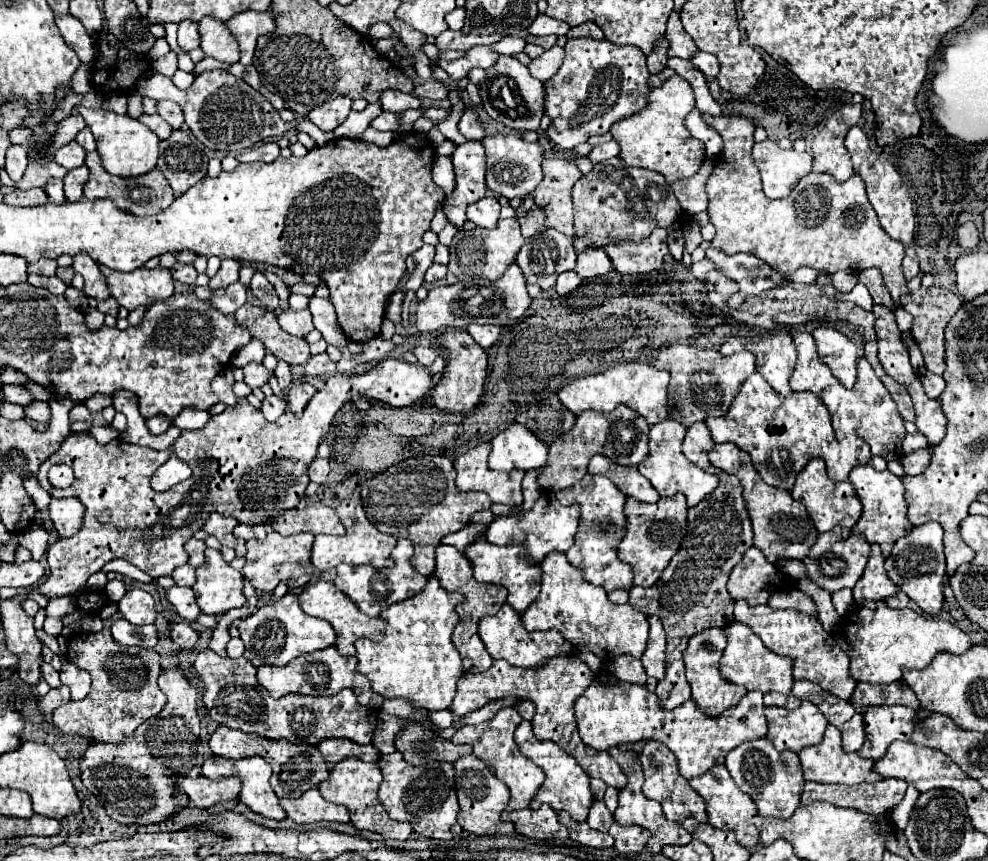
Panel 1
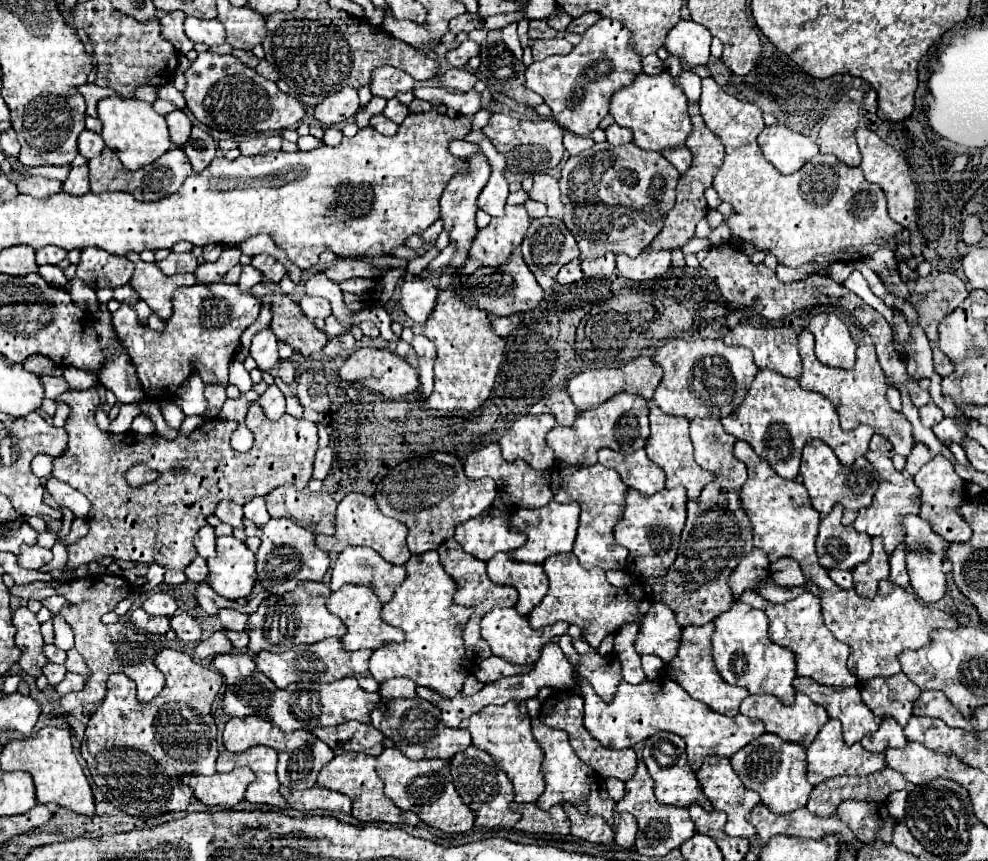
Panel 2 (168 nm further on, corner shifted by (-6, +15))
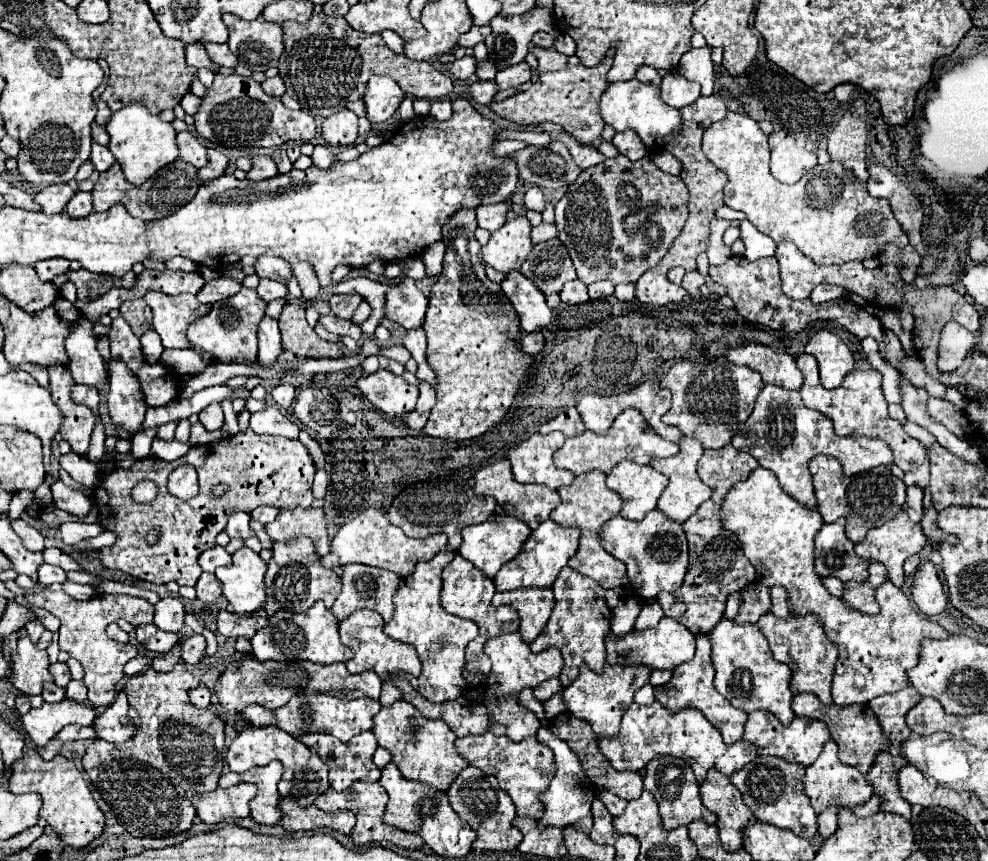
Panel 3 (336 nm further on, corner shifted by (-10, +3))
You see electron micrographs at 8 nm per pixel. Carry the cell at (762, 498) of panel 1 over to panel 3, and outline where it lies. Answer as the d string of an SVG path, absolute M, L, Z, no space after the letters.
M758 466L744 482L730 488L720 510L720 520L728 532L738 536L744 556L758 572L758 584L766 588L786 588L790 614L814 614L820 618L826 636L840 652L832 682L832 698L836 706L868 704L876 696L906 688L910 684L906 670L918 664L920 640L940 640L950 636L938 622L932 622L922 614L918 616L906 594L890 581L876 591L880 604L880 614L876 616L850 610L840 598L832 596L814 572L814 536L822 528L824 520L818 510L808 510L784 494L770 470Z

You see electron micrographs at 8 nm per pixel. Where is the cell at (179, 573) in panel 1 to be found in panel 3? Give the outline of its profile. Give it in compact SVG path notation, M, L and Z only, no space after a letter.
M202 572L198 584L196 584L196 592L198 592L198 600L202 602L214 602L222 596L222 584L216 580L214 574L210 572Z

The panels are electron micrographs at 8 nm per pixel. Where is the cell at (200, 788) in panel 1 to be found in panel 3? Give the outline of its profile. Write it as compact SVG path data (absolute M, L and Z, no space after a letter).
M236 784L230 788L216 788L208 794L196 794L188 792L188 798L192 800L198 818L206 824L218 824L226 818L246 818L250 814L248 802L256 794L254 784Z

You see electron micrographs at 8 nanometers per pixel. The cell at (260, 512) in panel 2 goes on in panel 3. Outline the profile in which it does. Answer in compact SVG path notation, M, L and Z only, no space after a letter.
M258 506L258 508L252 512L252 518L254 518L254 520L260 520L262 524L268 524L268 522L276 520L278 514L280 514L280 510L274 508L274 506Z

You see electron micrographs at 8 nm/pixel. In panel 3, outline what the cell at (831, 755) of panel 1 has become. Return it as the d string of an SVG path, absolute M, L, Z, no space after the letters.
M828 740L824 744L824 750L818 756L818 760L806 768L802 782L804 782L804 794L810 798L810 804L816 810L816 814L826 810L828 806L854 808L854 806L868 802L872 796L872 786L866 784L866 778L860 776L860 772L856 772L856 768L848 768L846 764L840 764L838 748L836 748L834 740Z

